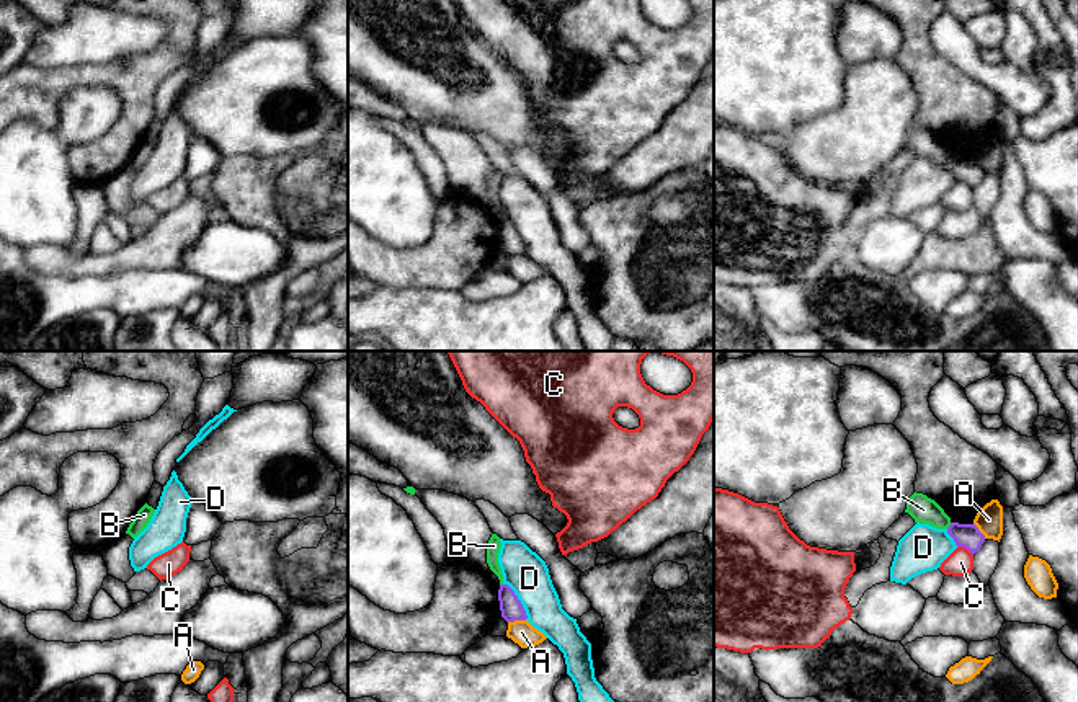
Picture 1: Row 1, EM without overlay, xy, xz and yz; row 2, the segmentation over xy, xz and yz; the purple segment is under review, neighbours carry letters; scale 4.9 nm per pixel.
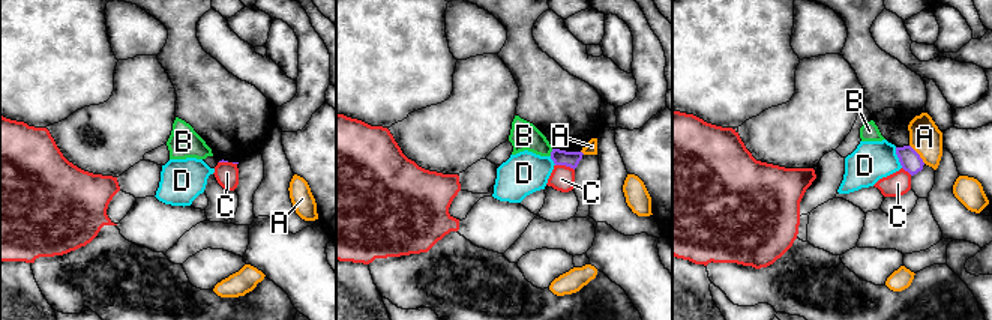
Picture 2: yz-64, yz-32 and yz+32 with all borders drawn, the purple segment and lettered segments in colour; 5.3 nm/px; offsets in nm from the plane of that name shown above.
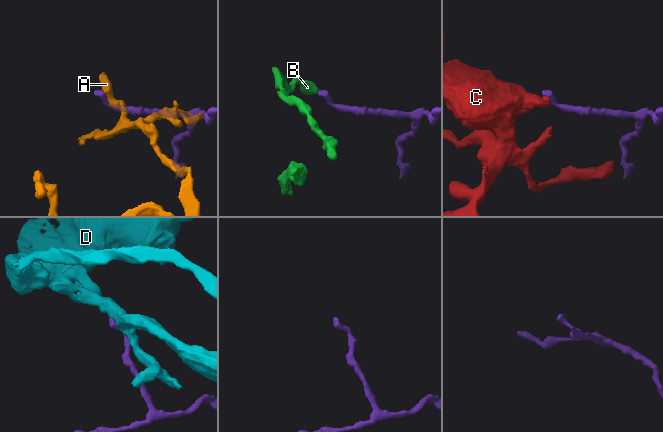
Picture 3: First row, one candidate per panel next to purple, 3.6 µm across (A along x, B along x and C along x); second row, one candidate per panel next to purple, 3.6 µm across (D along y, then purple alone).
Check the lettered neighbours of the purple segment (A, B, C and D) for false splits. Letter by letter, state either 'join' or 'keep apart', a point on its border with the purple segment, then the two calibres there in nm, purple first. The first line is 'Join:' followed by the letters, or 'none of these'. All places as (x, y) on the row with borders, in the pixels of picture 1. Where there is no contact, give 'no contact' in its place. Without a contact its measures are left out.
Join: none of these
A: keep apart; meets purple in xz at (516, 619); 110 nm thick on the purple side, 120 nm on the other
B: keep apart; meets purple in yz at (949, 526); 120 nm thick on the purple side, 140 nm on the other
C: keep apart; meets purple in yz at (966, 547); 120 nm thick on the purple side, 130 nm on the other
D: keep apart; meets purple in xz at (520, 601); 110 nm thick on the purple side, 220 nm on the other

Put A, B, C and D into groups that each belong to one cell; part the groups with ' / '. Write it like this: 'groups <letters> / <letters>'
groups A / B / C / D

